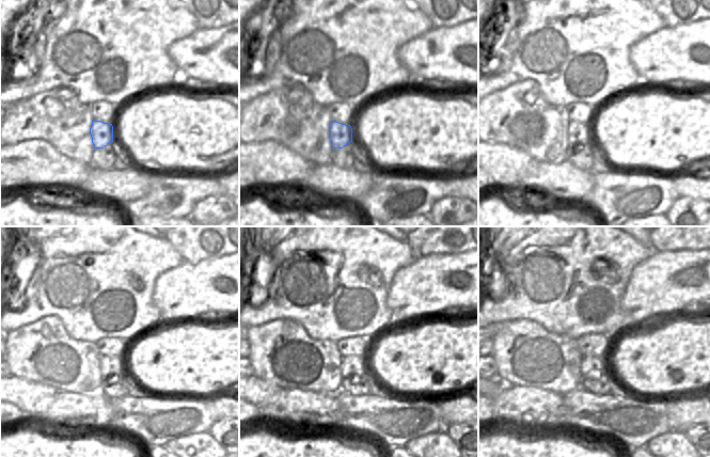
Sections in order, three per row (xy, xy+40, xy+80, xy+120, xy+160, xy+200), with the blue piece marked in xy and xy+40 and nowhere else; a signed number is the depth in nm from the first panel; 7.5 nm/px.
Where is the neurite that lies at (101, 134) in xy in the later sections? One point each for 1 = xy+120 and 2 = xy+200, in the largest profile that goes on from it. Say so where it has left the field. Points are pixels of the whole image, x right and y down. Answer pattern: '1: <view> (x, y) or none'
1: xy+120 (110, 365)
2: xy+200 (588, 363)

